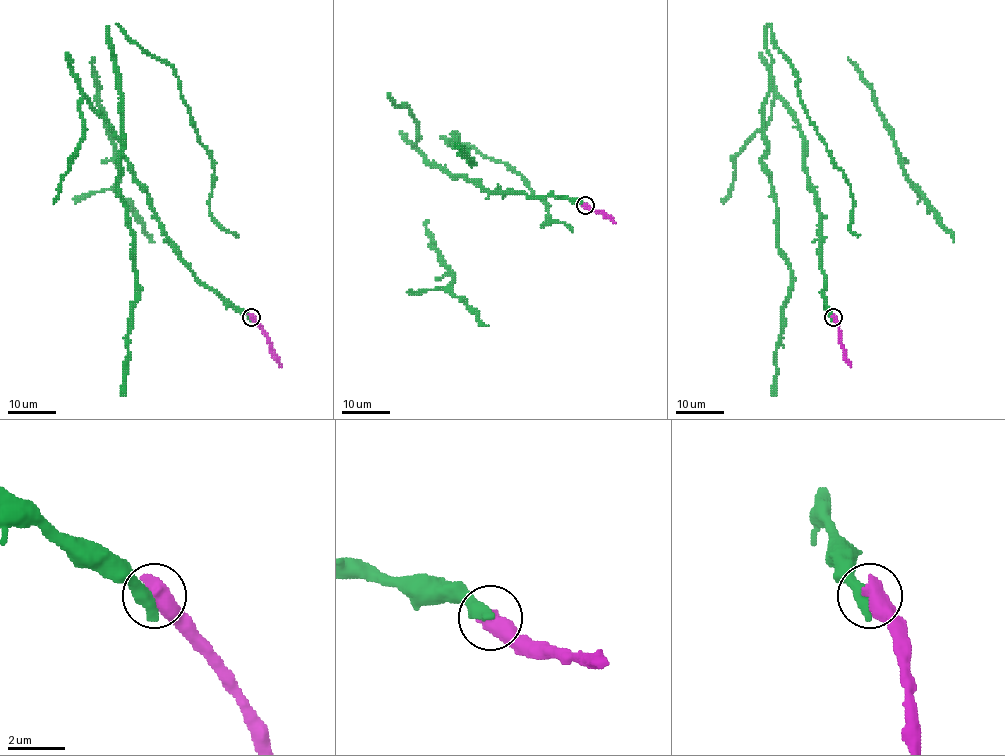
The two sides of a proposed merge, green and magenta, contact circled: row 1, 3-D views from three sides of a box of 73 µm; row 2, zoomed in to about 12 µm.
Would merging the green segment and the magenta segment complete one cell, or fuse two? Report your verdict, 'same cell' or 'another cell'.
same cell

